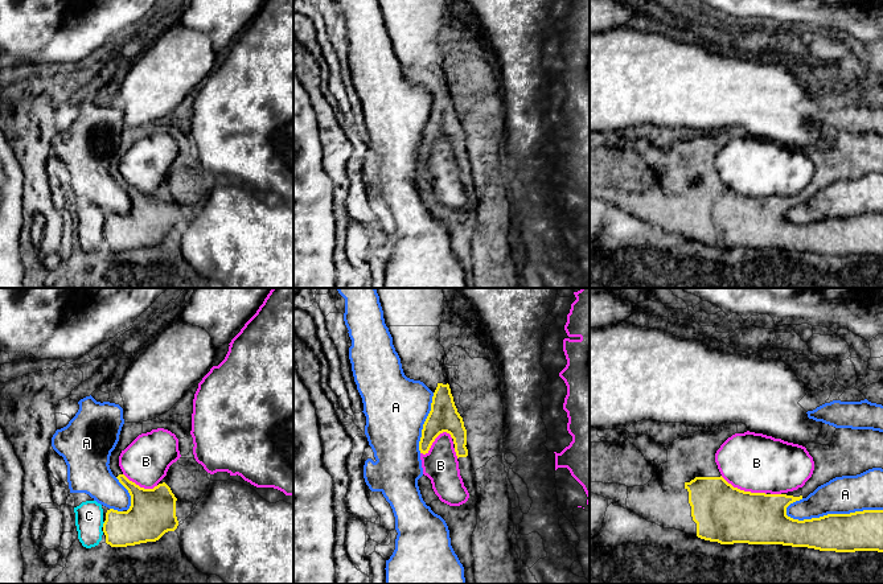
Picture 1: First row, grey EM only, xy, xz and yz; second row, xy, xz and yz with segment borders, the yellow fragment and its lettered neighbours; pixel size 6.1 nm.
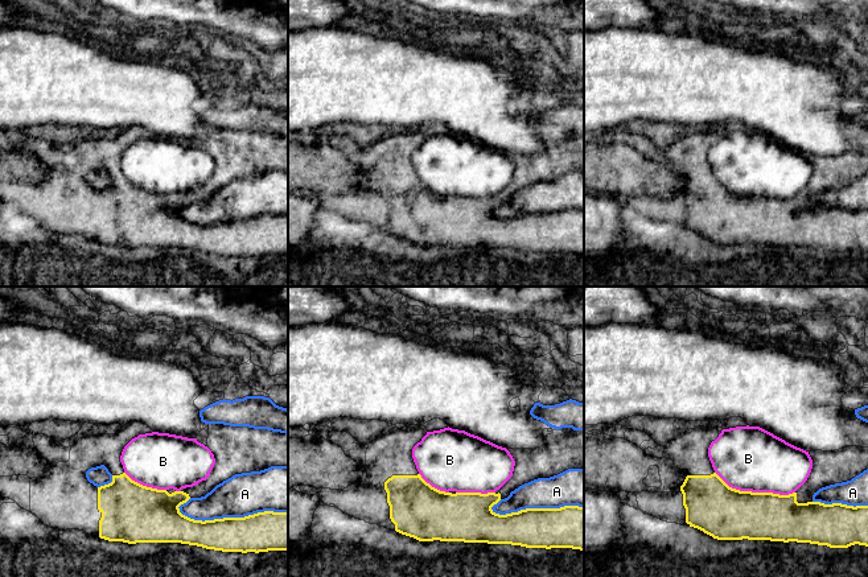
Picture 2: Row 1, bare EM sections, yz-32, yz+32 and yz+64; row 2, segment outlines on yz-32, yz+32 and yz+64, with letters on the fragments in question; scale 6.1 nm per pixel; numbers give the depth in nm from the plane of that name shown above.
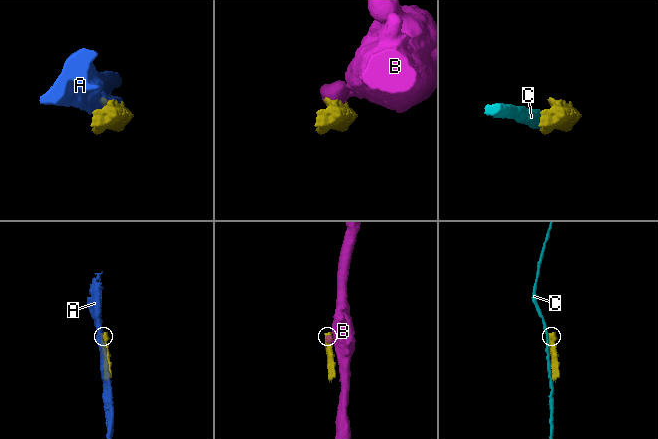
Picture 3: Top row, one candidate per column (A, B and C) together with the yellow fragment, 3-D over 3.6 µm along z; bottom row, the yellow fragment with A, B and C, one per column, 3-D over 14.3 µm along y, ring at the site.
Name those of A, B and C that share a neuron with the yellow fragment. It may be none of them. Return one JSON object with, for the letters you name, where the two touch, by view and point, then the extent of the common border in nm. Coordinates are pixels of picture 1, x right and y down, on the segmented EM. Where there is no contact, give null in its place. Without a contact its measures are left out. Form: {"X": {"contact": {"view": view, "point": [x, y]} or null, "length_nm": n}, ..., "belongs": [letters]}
{"belongs": []}

